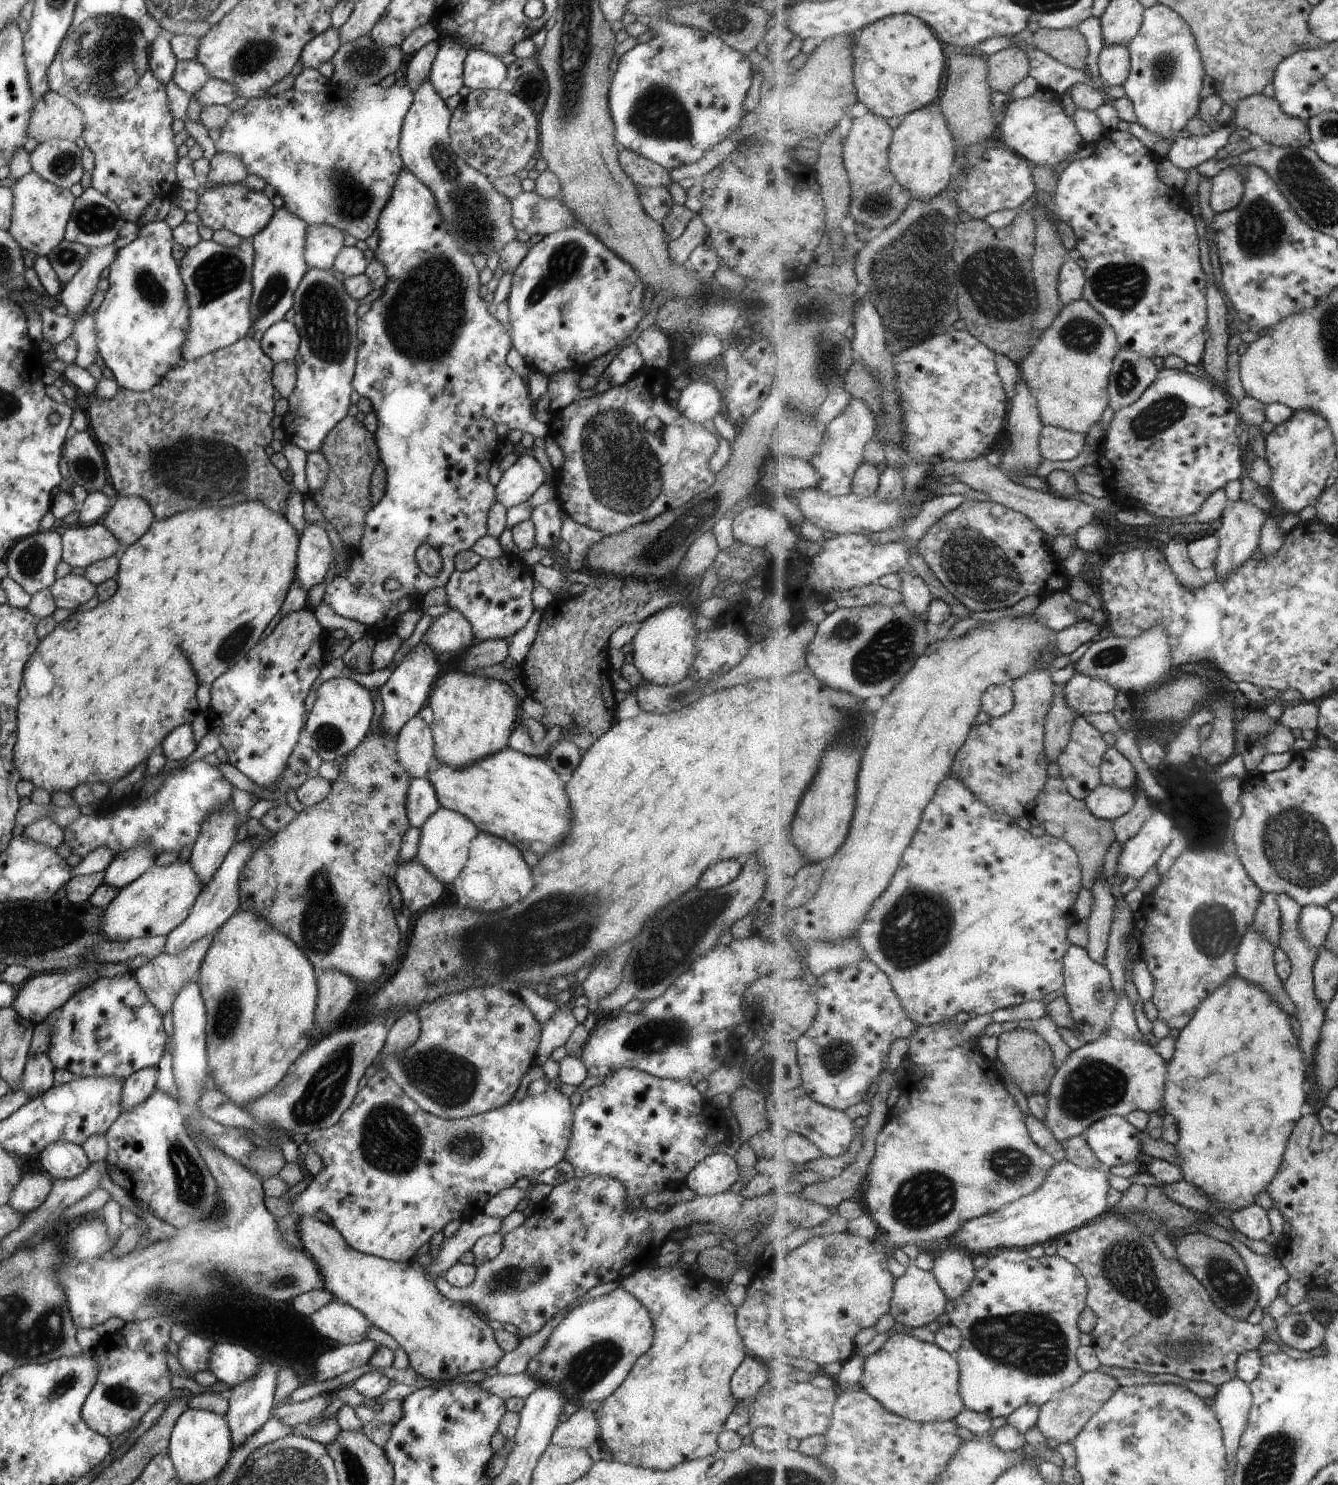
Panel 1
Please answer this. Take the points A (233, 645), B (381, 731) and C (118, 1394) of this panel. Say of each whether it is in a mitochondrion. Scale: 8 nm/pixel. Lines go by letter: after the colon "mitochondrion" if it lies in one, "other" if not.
A: mitochondrion
B: other
C: mitochondrion

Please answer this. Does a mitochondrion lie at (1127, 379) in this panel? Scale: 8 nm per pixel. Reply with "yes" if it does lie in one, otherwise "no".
yes

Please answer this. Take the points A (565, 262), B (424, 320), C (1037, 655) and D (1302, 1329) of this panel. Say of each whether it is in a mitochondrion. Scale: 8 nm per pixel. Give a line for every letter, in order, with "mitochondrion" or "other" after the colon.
A: mitochondrion
B: mitochondrion
C: mitochondrion
D: mitochondrion

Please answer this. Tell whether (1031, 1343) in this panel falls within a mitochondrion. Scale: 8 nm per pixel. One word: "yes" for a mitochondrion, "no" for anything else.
yes

